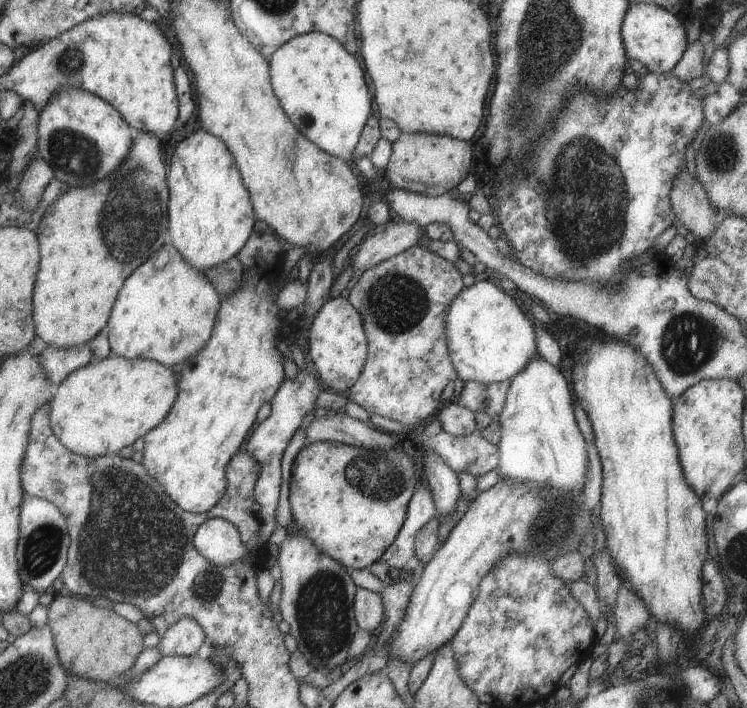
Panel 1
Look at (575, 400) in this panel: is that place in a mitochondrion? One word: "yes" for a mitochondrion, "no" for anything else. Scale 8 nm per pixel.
no

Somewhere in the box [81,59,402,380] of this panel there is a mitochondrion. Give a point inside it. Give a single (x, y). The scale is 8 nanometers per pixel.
(119, 229)

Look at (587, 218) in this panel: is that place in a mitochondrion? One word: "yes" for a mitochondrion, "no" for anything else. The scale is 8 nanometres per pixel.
yes

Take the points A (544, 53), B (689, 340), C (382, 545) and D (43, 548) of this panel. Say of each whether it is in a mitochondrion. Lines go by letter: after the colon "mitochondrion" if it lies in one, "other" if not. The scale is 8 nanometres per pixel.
A: mitochondrion
B: mitochondrion
C: other
D: mitochondrion

